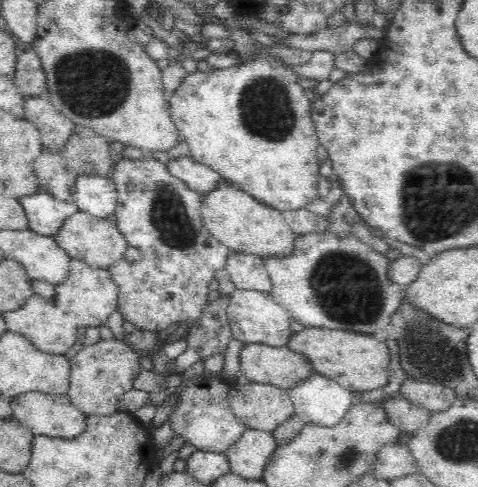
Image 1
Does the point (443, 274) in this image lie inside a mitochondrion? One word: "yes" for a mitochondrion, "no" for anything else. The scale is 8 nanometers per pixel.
no

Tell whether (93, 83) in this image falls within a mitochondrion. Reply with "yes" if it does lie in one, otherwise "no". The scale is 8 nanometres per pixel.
yes

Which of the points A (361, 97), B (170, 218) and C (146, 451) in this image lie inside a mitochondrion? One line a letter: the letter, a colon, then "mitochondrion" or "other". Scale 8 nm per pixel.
A: other
B: mitochondrion
C: other

